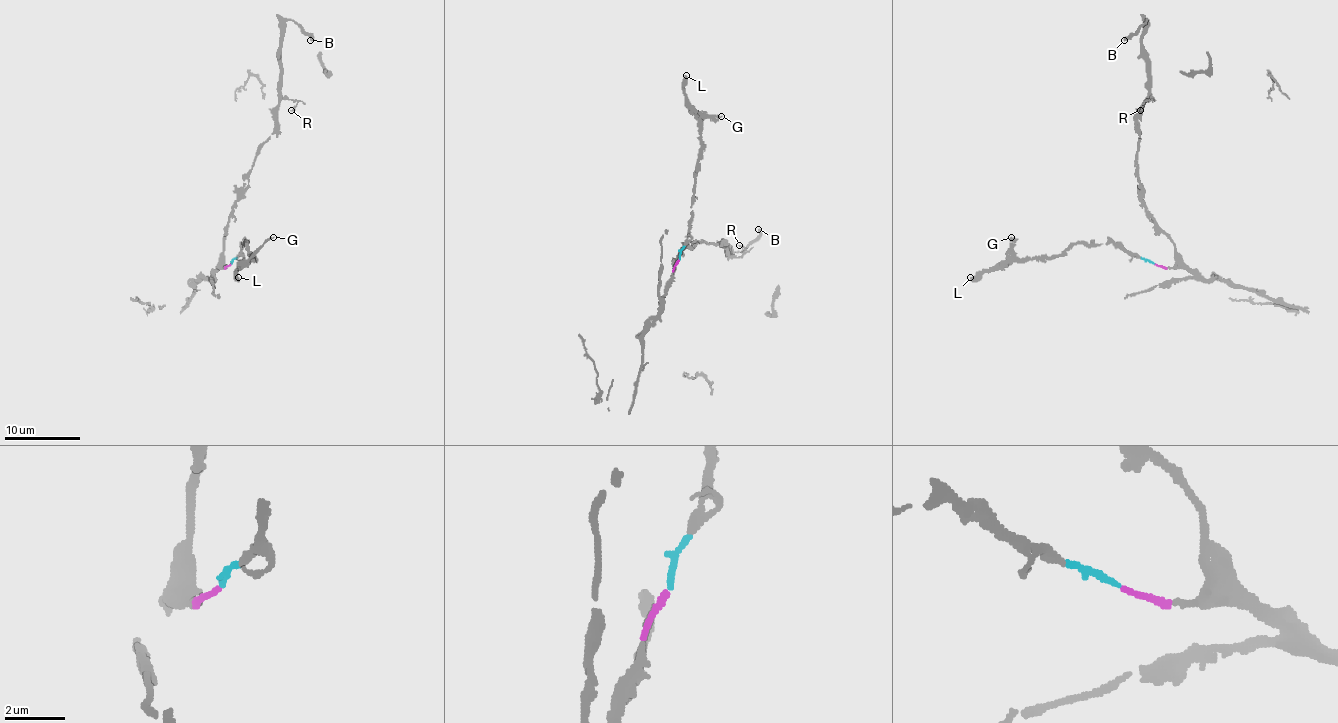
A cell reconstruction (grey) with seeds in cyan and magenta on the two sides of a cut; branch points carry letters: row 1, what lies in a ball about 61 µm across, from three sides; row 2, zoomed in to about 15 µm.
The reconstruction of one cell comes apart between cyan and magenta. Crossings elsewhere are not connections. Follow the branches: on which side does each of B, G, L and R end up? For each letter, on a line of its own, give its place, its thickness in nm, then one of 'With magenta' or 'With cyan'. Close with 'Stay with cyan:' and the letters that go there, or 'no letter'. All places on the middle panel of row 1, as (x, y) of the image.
B: Place: (758, 229). Thickness 300 nm. With magenta
G: Place: (721, 116). Thickness 170 nm. With cyan
L: Place: (686, 75). Thickness 480 nm. With cyan
R: Place: (739, 245). Thickness 150 nm. With magenta
Stay with cyan: G, L

